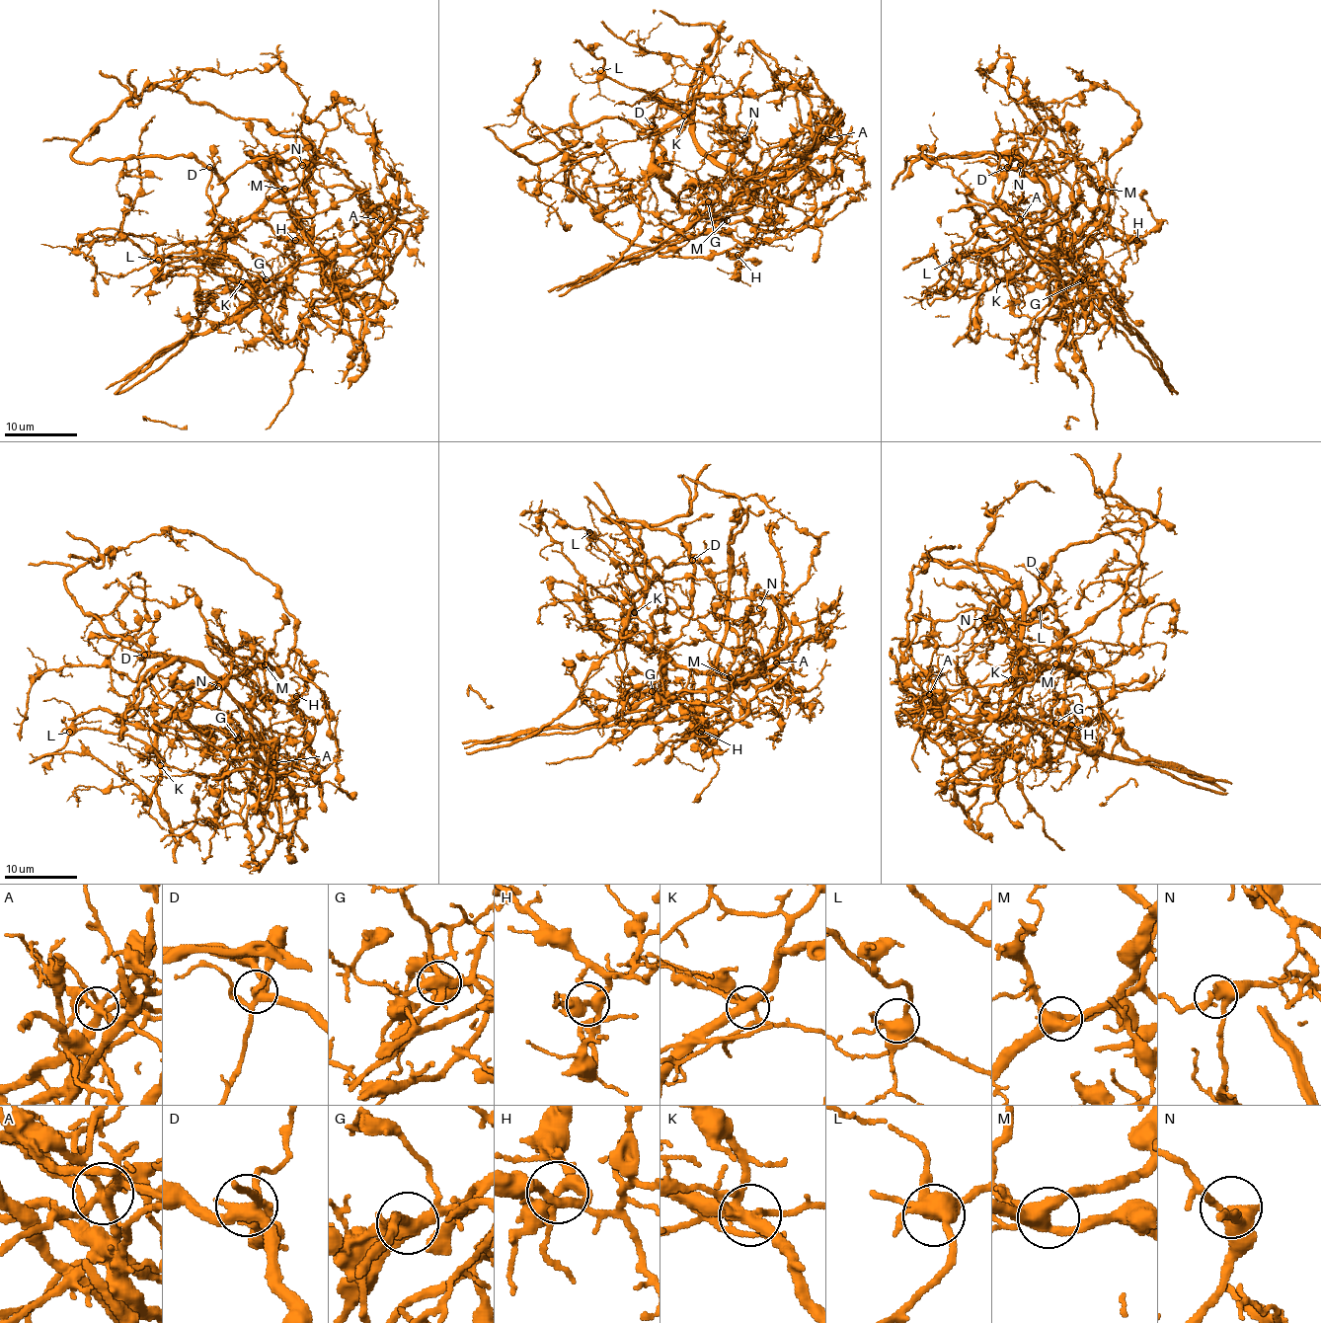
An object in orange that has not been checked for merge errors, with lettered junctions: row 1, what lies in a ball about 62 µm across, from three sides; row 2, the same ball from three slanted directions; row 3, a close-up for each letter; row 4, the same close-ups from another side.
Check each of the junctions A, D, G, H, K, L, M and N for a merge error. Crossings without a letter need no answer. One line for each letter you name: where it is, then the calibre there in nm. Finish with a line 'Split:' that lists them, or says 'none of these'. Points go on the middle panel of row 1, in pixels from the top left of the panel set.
A: (822, 138) | 320 nm
G: (708, 201) | 440 nm
K: (684, 116) | 400 nm
Split: A, G, K

